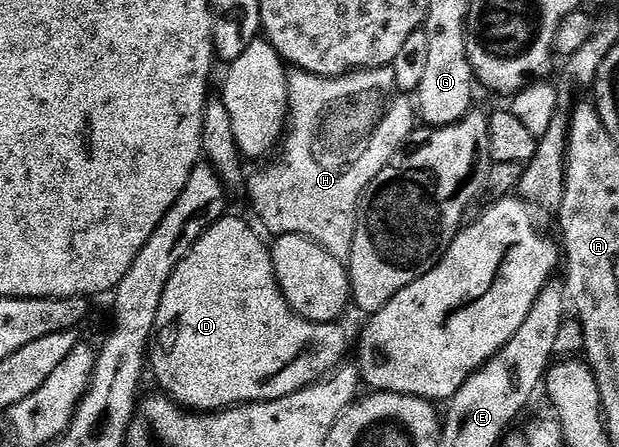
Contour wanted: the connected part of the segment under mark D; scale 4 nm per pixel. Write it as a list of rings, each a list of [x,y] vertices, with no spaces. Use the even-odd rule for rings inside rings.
[[[225,216],[219,218],[214,225],[204,233],[190,248],[190,252],[174,268],[170,280],[166,284],[166,292],[162,292],[162,304],[158,304],[158,320],[154,320],[150,349],[146,355],[150,363],[150,374],[156,377],[163,393],[173,402],[193,412],[215,412],[239,406],[245,402],[269,402],[278,400],[282,396],[298,393],[302,388],[320,381],[321,378],[332,373],[337,366],[345,361],[344,353],[348,350],[348,338],[340,324],[331,322],[311,322],[298,316],[290,308],[286,296],[280,291],[278,280],[274,276],[271,249],[243,222],[240,218]]]

